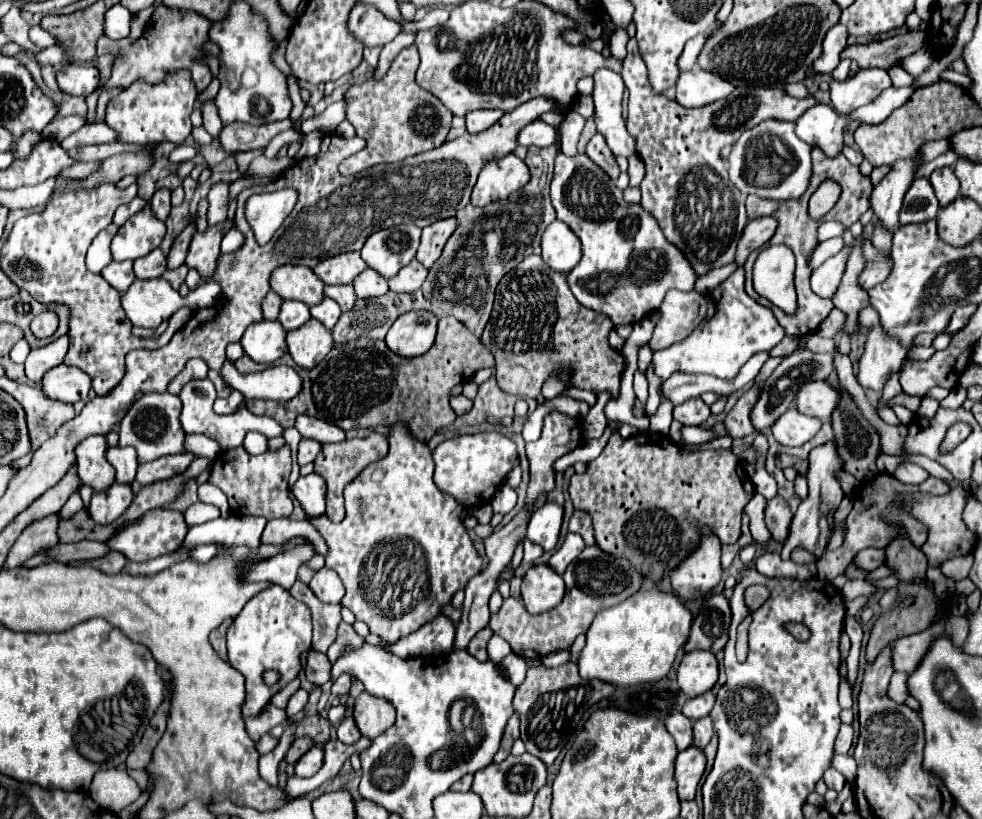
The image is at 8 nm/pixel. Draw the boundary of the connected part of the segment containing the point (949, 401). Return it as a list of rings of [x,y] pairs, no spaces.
[[[956,387],[956,389],[950,391],[950,395],[946,399],[942,399],[942,407],[958,409],[958,407],[962,407],[964,401],[966,401],[966,389],[964,387]]]

